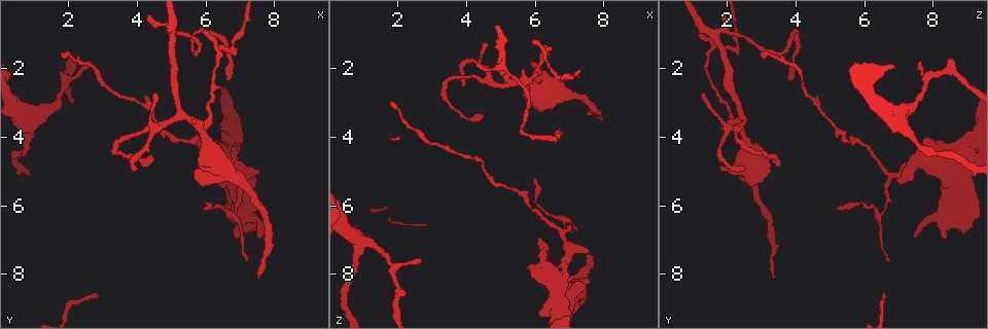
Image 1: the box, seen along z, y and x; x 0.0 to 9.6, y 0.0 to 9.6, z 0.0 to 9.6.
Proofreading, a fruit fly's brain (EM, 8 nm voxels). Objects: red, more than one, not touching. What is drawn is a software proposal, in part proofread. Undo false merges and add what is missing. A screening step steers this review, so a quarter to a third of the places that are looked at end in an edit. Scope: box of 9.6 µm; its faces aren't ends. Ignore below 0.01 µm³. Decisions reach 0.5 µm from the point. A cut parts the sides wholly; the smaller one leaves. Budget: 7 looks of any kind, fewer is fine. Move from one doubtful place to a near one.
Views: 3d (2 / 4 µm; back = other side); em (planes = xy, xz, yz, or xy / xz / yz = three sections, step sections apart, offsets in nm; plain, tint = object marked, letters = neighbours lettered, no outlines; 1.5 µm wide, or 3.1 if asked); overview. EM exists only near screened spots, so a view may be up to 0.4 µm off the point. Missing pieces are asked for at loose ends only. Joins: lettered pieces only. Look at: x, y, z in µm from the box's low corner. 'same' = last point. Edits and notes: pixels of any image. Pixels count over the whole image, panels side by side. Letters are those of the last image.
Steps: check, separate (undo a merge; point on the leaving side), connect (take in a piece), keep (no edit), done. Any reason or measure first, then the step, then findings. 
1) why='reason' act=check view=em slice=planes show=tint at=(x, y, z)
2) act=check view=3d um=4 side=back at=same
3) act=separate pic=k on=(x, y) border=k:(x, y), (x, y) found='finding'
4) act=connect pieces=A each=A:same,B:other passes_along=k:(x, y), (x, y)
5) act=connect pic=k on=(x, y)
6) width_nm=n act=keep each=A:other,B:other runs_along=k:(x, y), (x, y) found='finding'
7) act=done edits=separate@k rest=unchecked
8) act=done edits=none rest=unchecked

why='an open end' act=check view=em slice=planes show=tint at=(2.65, 1.80, 7.65)

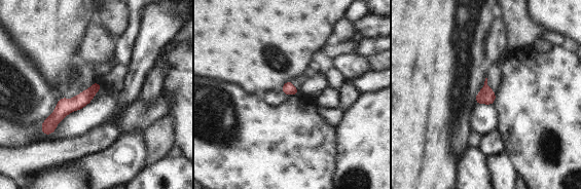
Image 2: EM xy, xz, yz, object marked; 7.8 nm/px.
act=check view=em slice=planes show=letters at=same

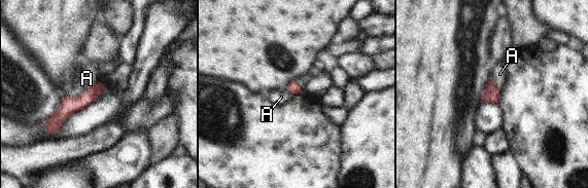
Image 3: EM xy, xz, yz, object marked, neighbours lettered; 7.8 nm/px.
act=connect pieces=A each=A:same passes_along=3:(68, 106), (85, 91), (87, 78) found='it goes on there'

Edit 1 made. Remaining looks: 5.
why='sharp bend' act=check view=3d um=2 at=(6.55, 1.45, 2.25)

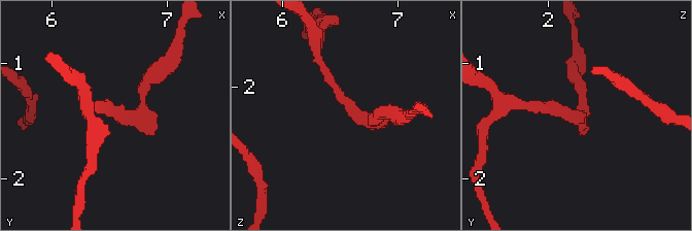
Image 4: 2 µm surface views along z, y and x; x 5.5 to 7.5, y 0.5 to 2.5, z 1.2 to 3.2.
why='now the EM' act=check view=em slice=xy step=8 show=tint at=(6.62, 1.42, 2.20)

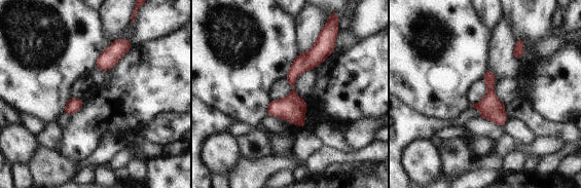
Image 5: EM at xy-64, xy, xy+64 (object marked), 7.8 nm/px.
act=check view=em slice=xy step=8 show=letters at=same

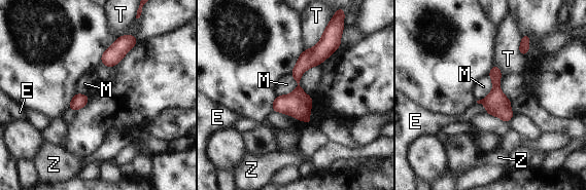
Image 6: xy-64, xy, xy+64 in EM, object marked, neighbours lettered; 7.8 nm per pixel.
width_nm=60 act=keep each=E:other,M:other,T:other,Z:other found='continuous, no second neuron'

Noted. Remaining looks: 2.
act=done edits=connect@3 rest=unchecked

